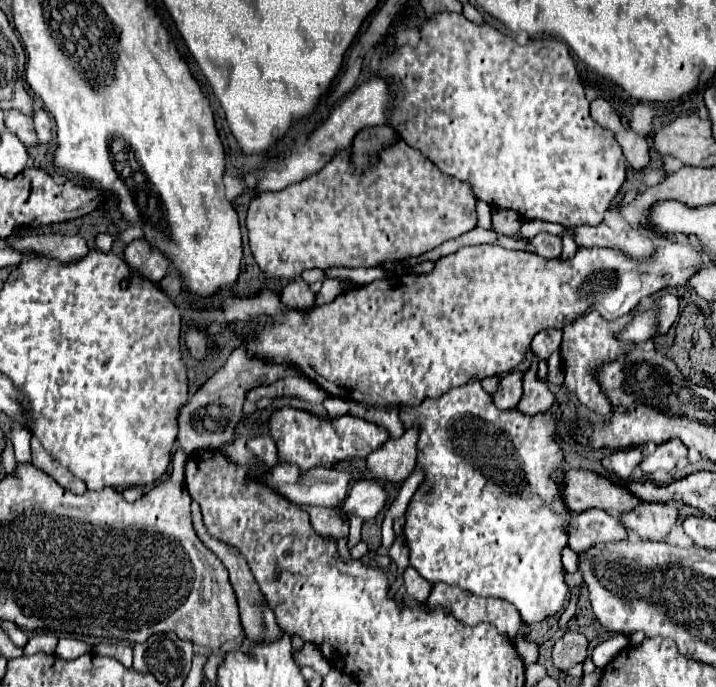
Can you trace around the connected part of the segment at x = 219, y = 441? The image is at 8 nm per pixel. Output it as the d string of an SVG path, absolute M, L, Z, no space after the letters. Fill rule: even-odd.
M236 347L228 357L226 365L212 379L208 379L198 393L194 393L186 403L186 407L182 409L178 417L180 447L190 455L200 449L218 449L226 443L232 443L236 425L242 419L242 405L244 405L246 393L258 385L270 385L282 377L296 375L296 373L298 373L296 369L290 369L284 365L266 365L256 359L252 361L246 355L246 349Z

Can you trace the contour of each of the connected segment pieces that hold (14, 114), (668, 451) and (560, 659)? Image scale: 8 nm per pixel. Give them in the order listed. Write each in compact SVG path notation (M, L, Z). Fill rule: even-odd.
M10 111L10 117L6 121L6 127L26 145L26 147L34 147L40 145L36 133L34 133L34 121L32 117L22 115L20 111Z
M670 439L666 443L660 443L656 447L654 453L650 453L644 461L642 461L642 469L644 473L654 473L658 469L662 471L672 471L678 463L680 457L686 457L686 445L678 439Z
M566 631L554 645L552 649L552 663L560 669L560 671L568 671L570 667L574 667L576 663L582 663L582 659L588 655L588 641L584 635L580 633L572 633Z

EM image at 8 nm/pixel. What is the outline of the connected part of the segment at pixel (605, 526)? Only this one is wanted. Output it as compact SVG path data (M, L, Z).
M588 509L584 513L572 515L566 523L566 533L568 545L576 553L586 551L594 543L622 541L628 537L622 523L602 509Z

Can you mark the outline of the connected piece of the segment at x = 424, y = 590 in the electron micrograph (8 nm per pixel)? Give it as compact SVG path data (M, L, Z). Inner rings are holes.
M412 567L404 571L404 587L406 587L406 595L416 599L418 603L426 603L426 597L430 595L432 589L432 585L424 577L420 577L420 573Z

